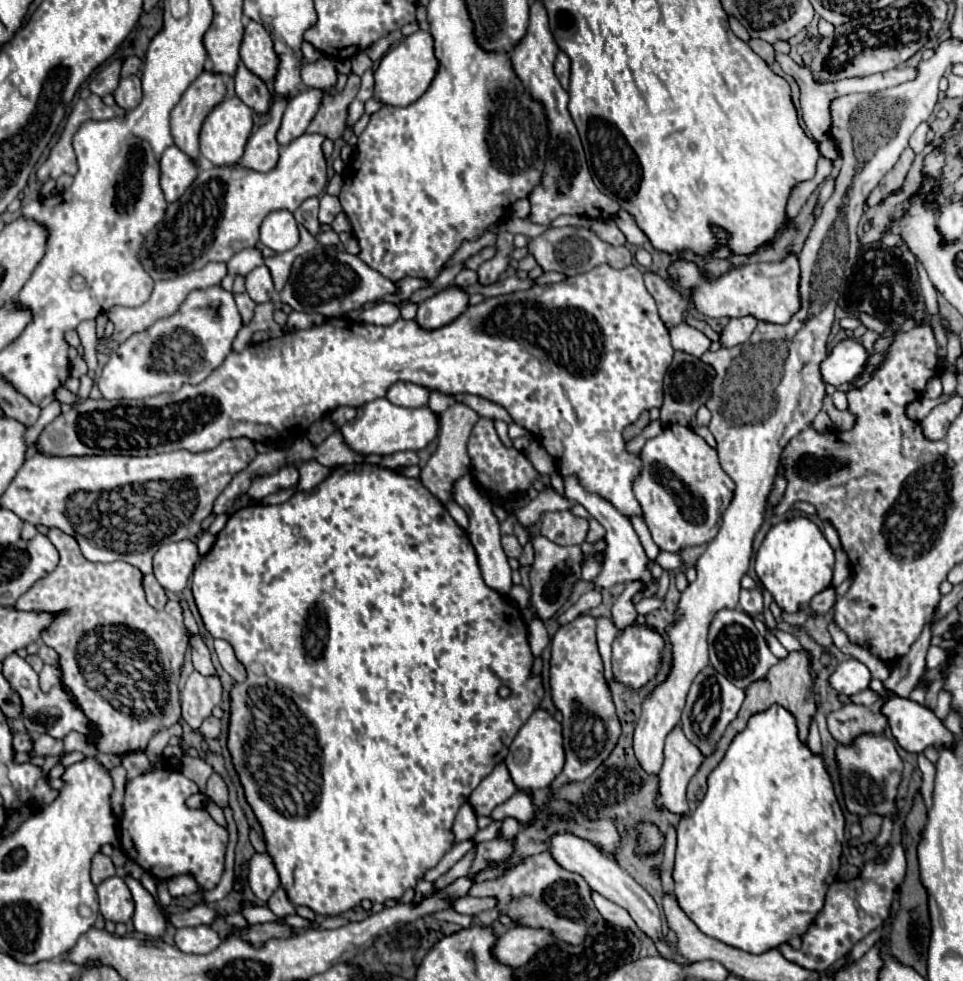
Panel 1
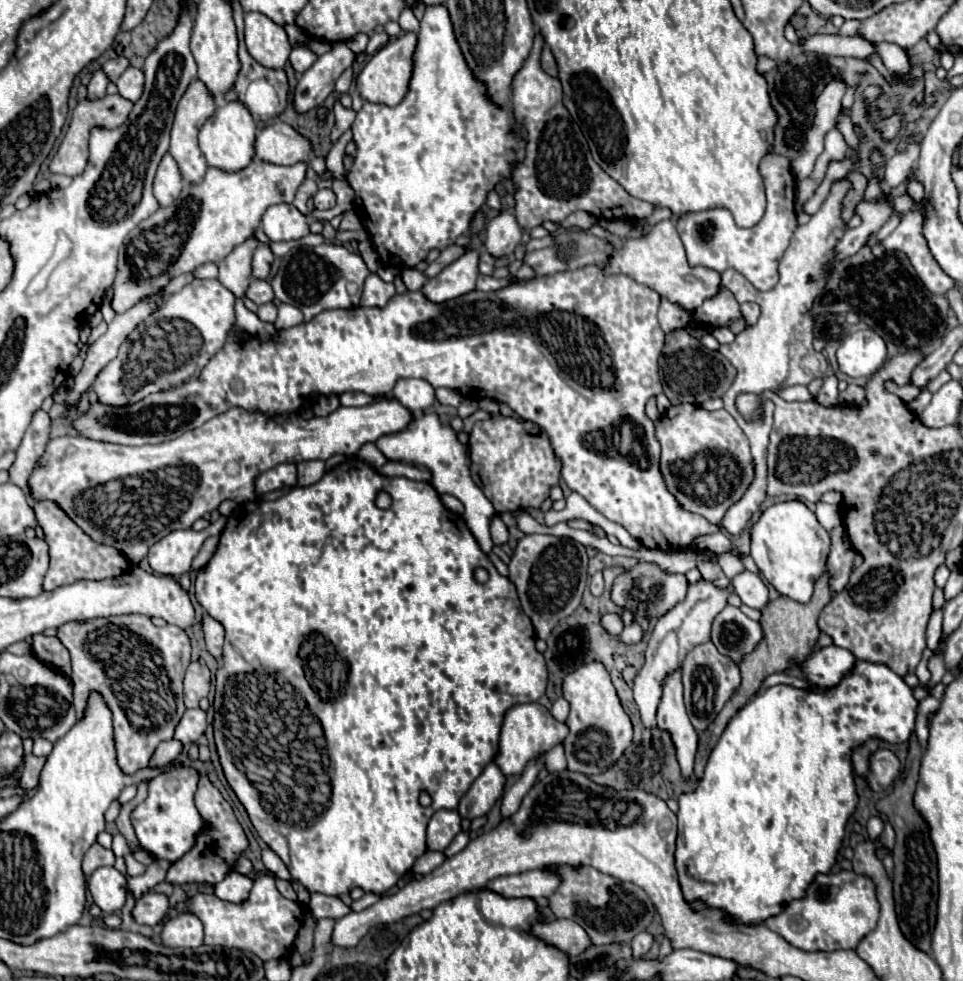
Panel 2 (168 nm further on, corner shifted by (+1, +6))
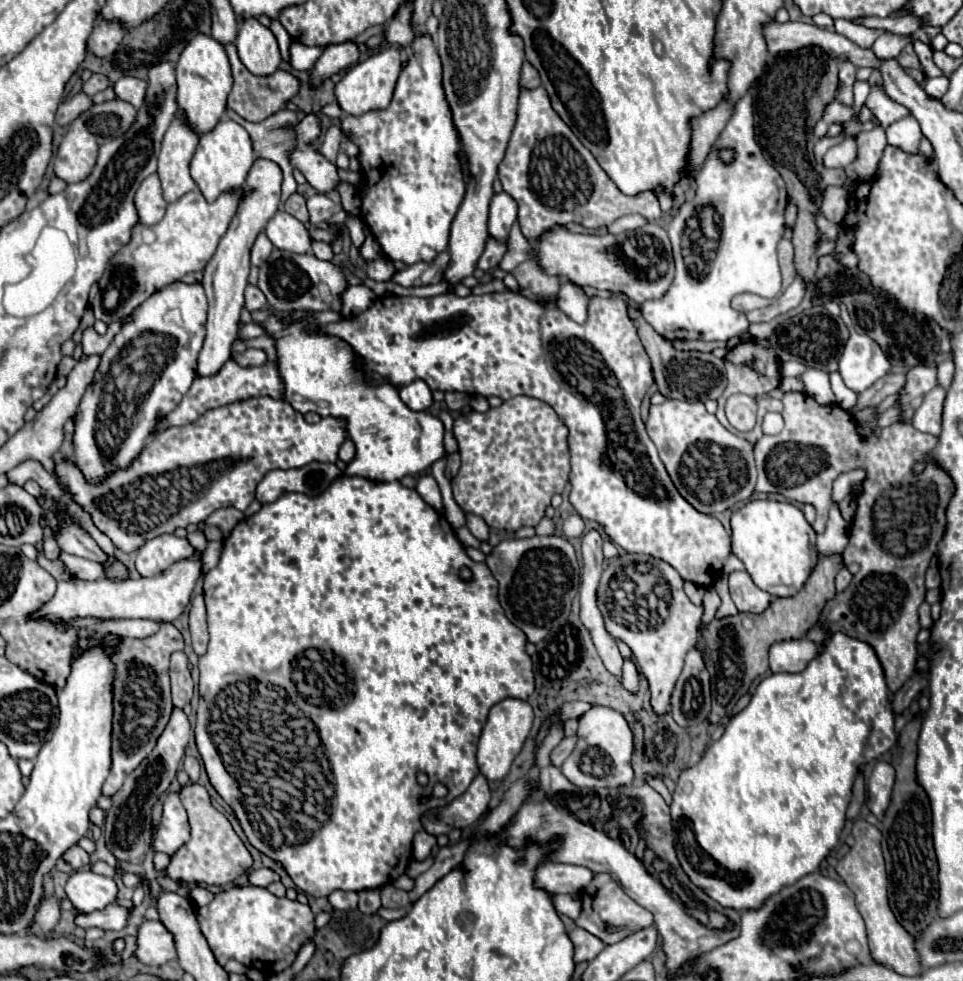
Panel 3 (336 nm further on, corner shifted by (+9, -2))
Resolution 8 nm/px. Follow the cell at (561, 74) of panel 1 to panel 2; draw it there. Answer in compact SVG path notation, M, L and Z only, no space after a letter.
M544 46L544 50L542 50L542 68L550 76L558 76L558 64L556 64L556 58L548 46Z

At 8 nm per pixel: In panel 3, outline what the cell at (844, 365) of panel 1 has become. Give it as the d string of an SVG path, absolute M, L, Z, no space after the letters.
M852 334L840 358L840 376L854 392L864 392L890 372L890 362L880 346L862 334Z

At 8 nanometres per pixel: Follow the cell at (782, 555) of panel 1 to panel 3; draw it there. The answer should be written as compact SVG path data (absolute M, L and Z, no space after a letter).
M752 500L734 510L732 518L732 552L744 562L754 584L774 596L794 596L808 580L816 560L816 532L806 522L802 510L790 502Z

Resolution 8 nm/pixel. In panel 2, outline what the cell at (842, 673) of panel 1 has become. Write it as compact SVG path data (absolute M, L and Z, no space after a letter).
M828 646L810 654L810 658L804 664L800 664L800 670L812 684L832 688L838 686L842 678L854 670L854 664L856 658L852 652L846 652L838 646Z

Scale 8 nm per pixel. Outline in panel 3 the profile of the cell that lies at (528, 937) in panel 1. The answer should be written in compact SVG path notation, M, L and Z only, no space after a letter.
M584 928L572 930L570 932L570 940L574 944L574 960L576 962L594 960L606 948L606 944L600 938L596 938L594 934L586 932Z

